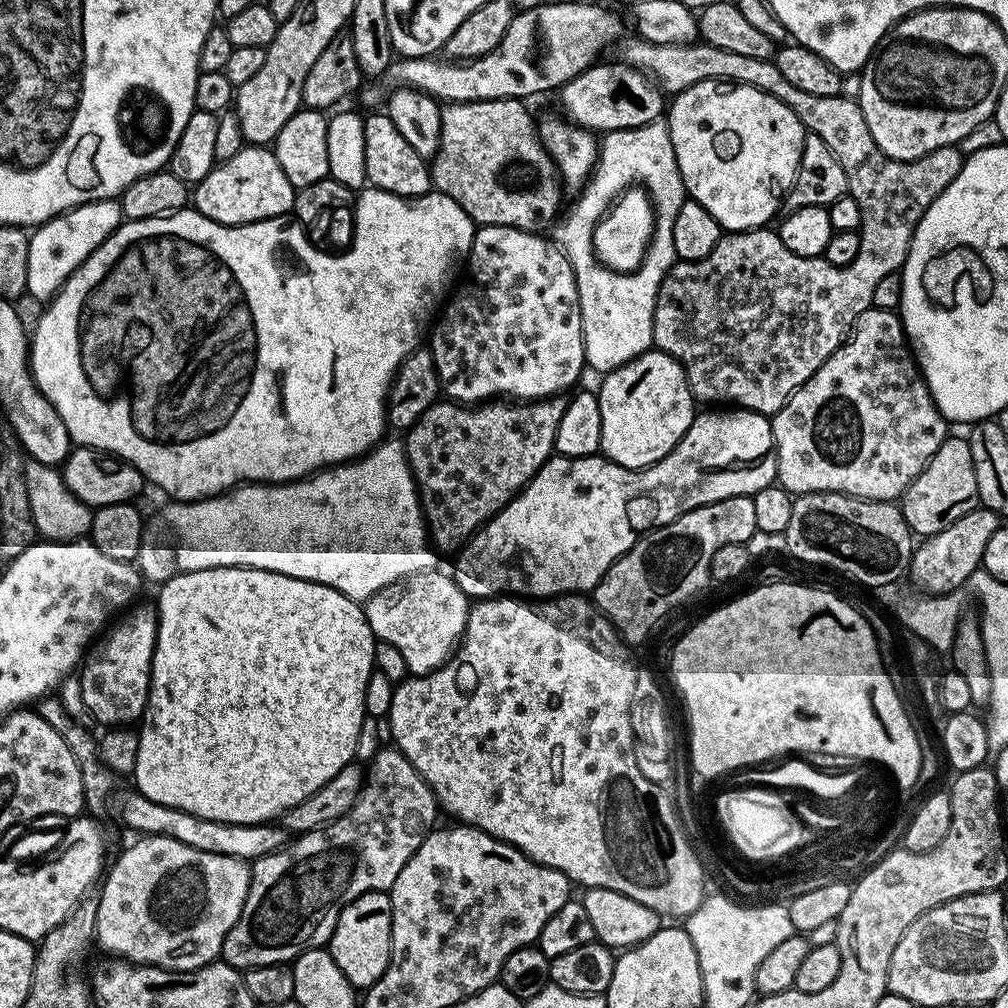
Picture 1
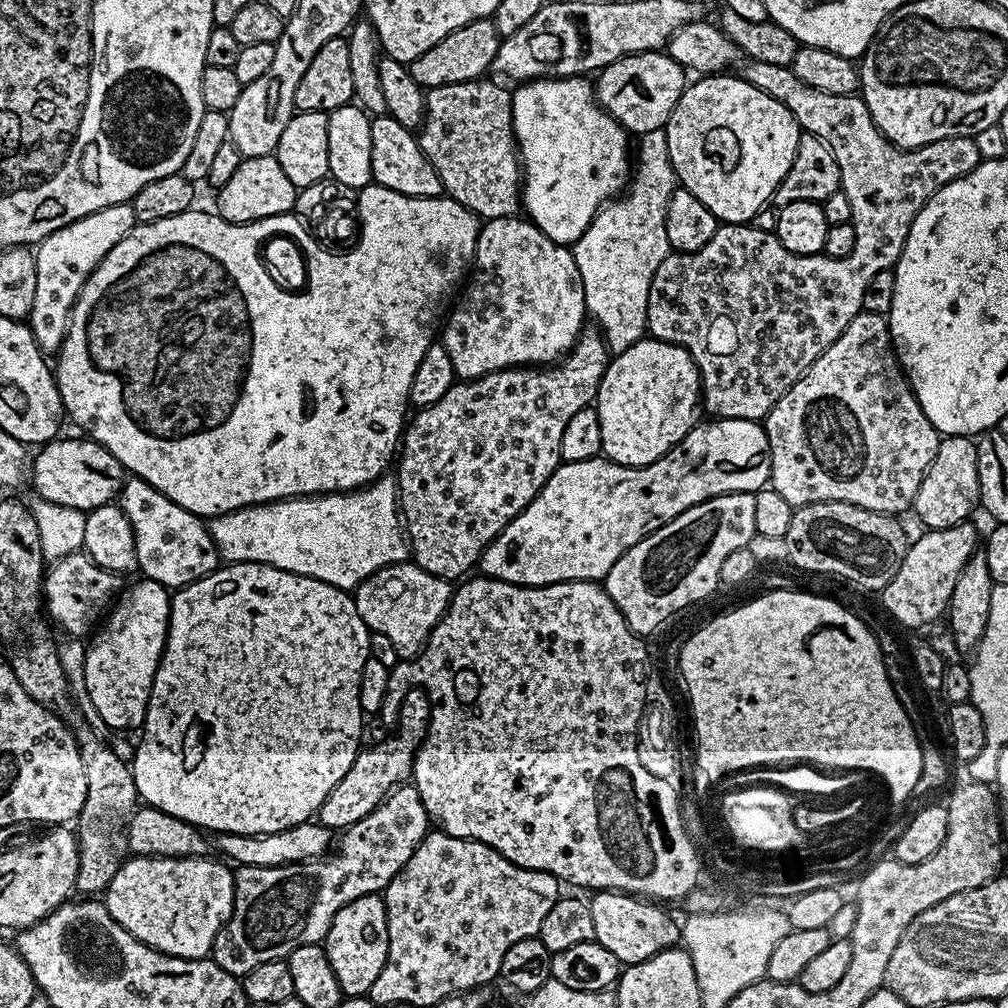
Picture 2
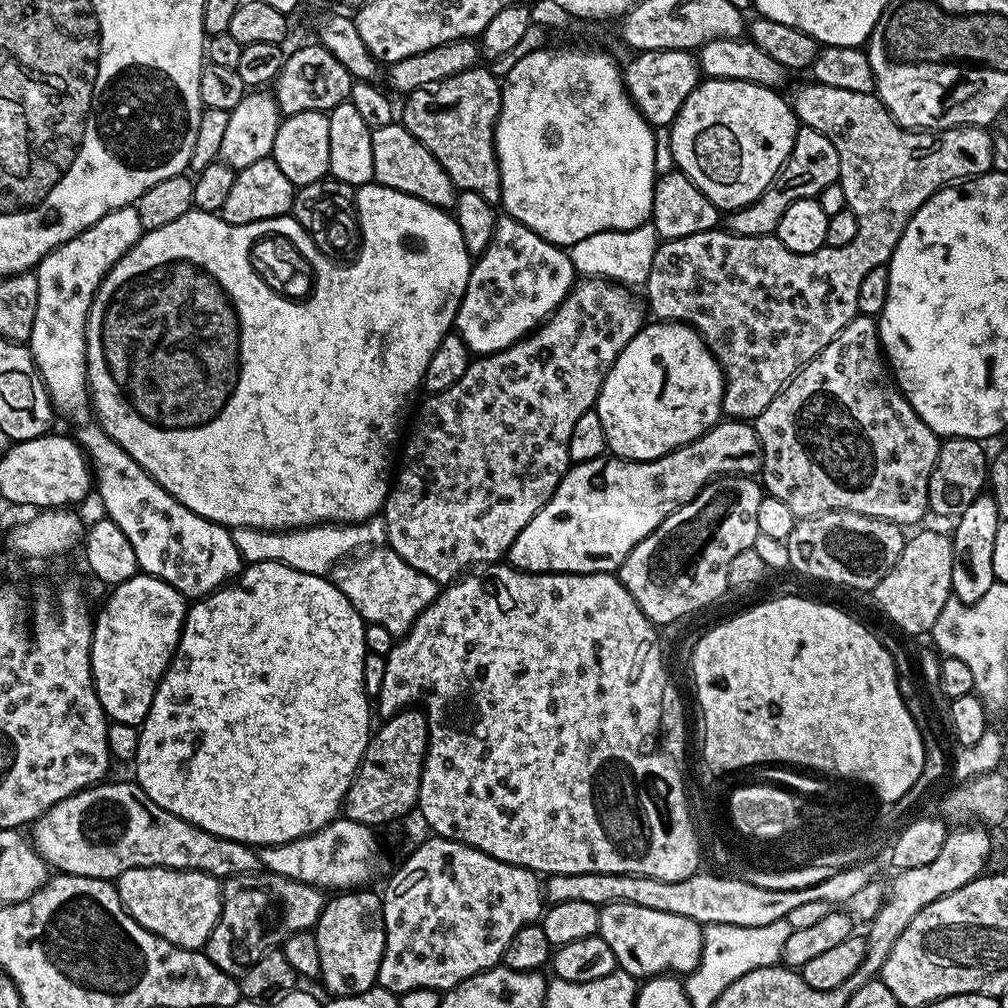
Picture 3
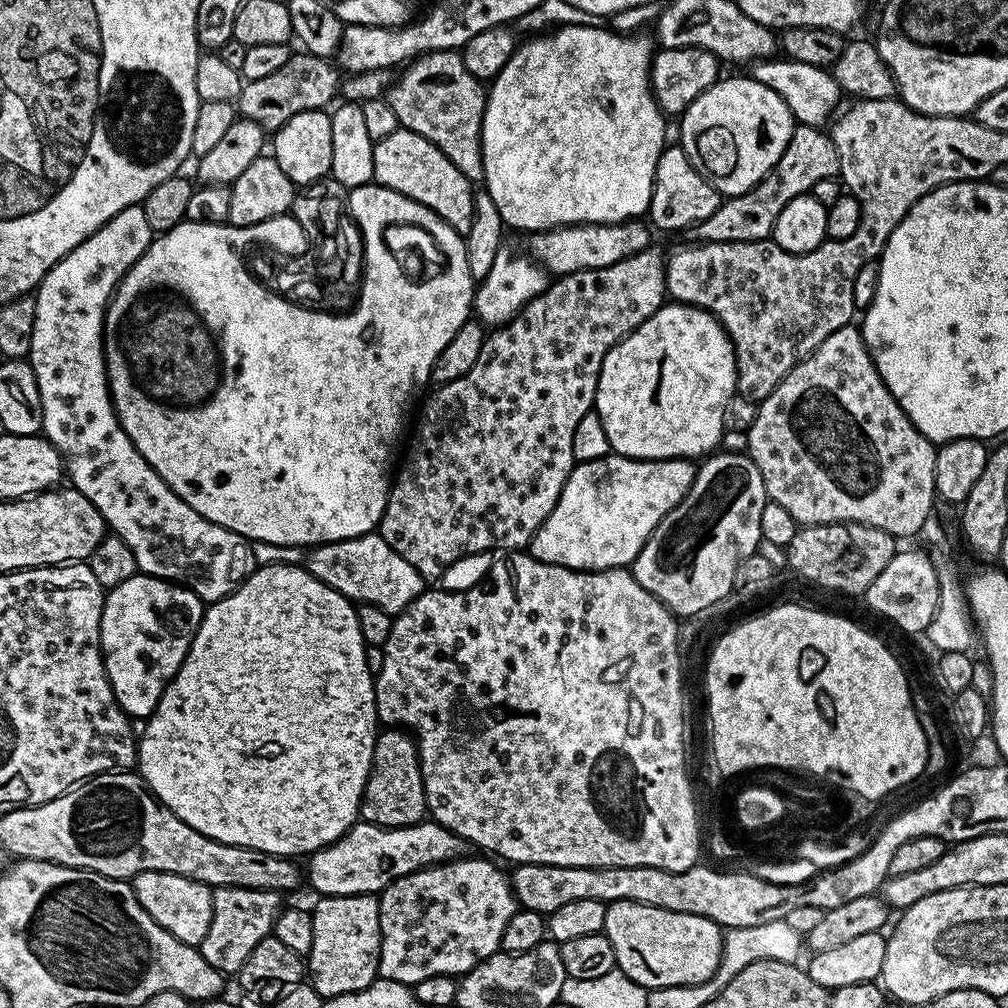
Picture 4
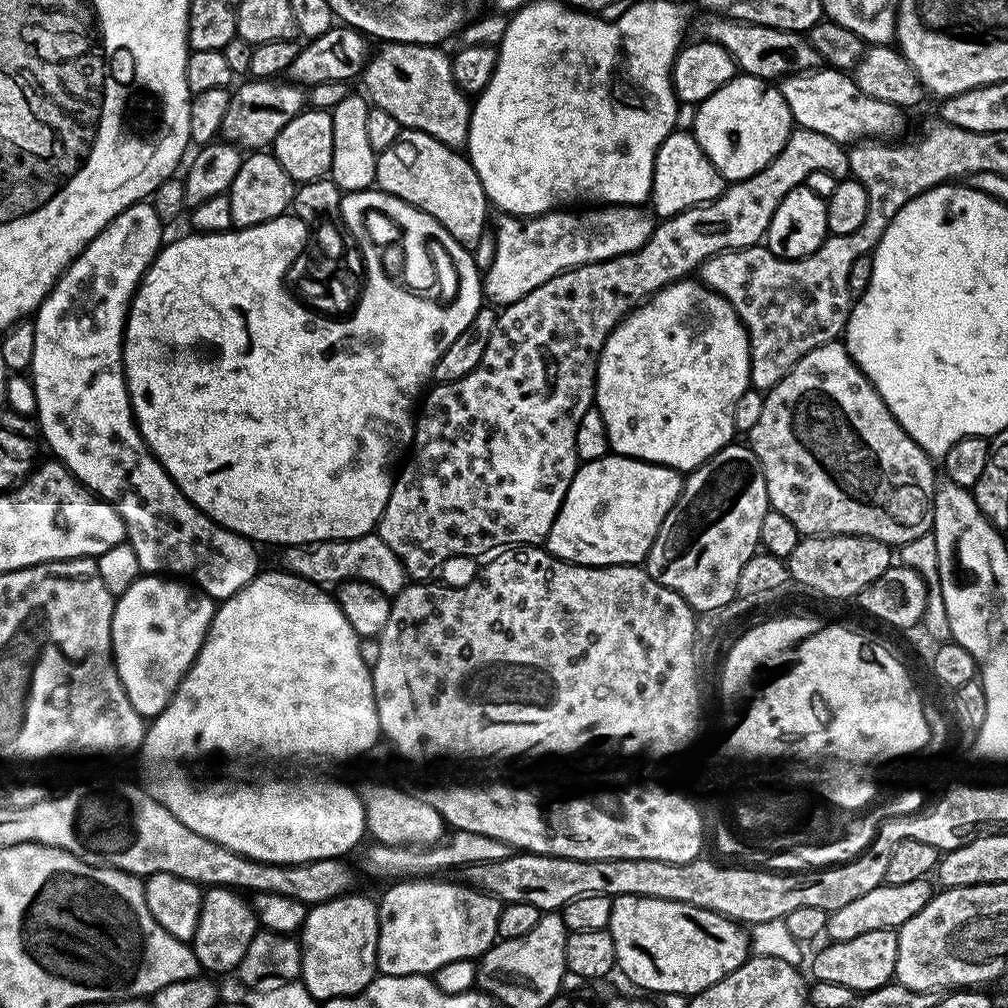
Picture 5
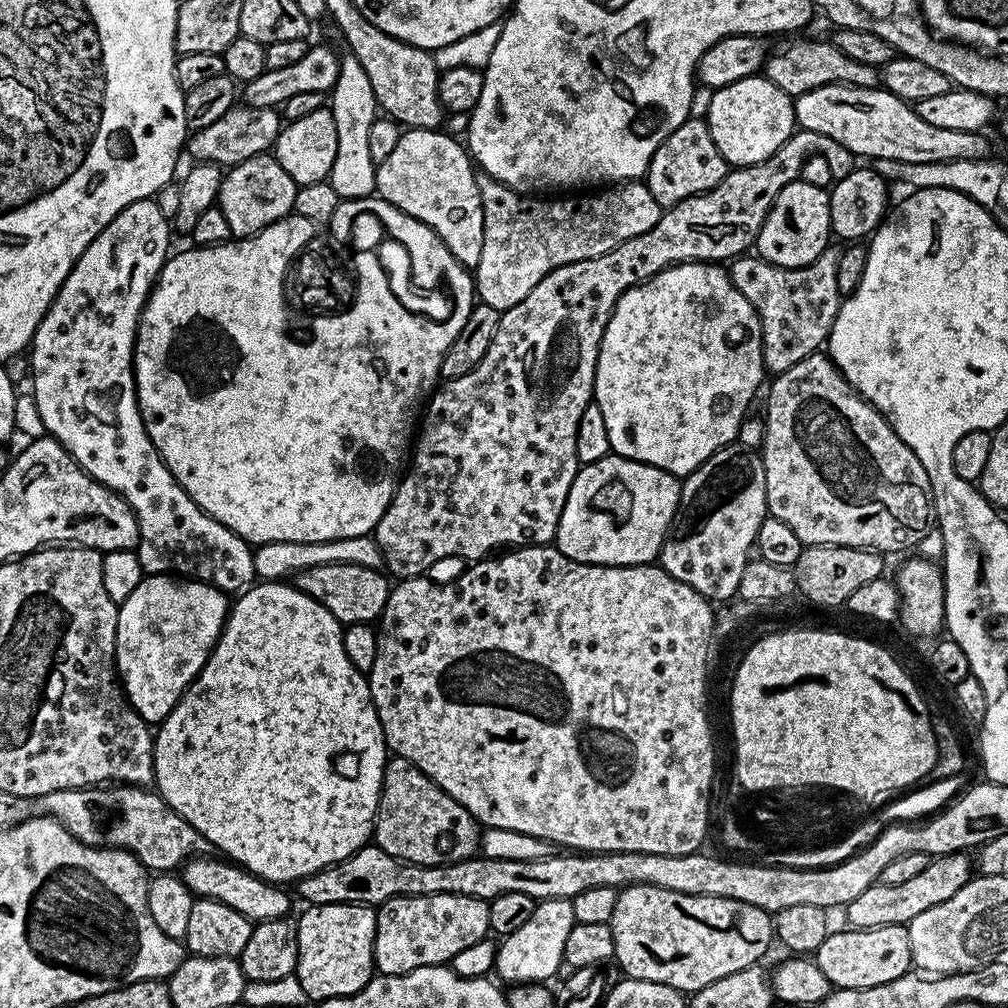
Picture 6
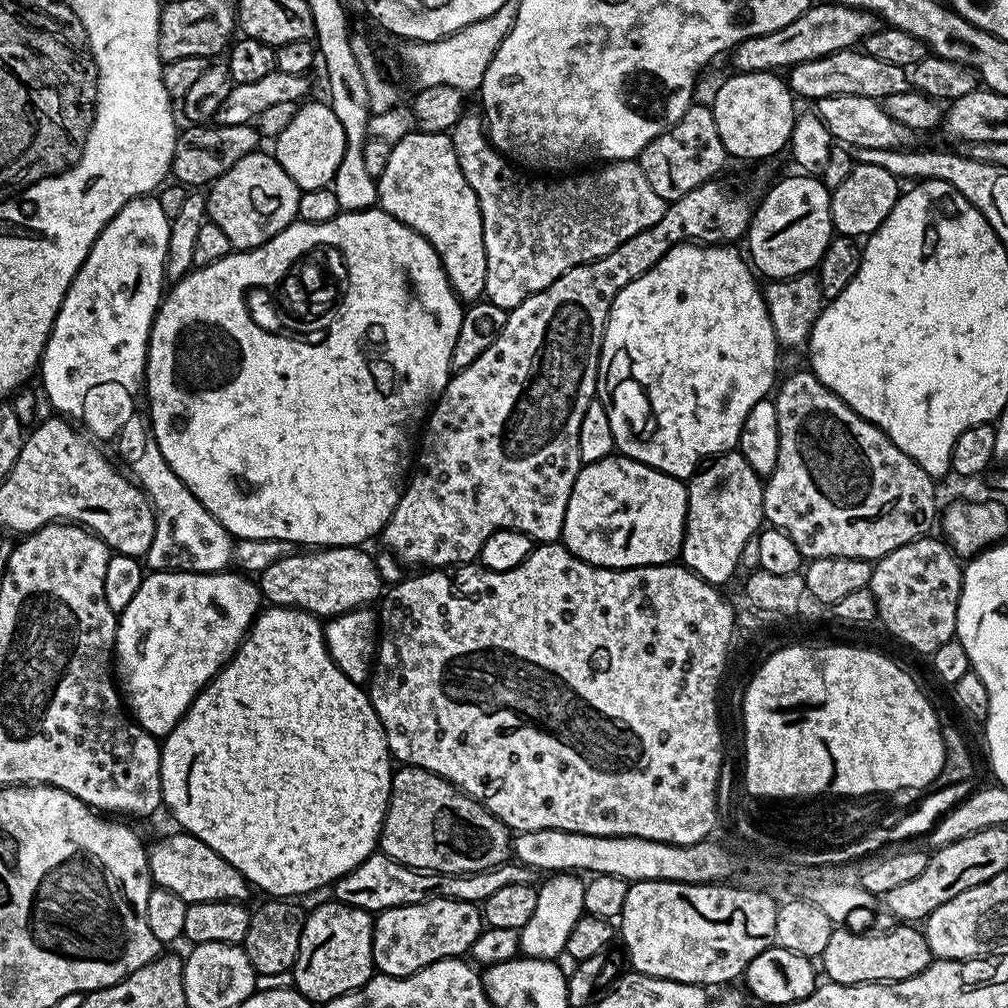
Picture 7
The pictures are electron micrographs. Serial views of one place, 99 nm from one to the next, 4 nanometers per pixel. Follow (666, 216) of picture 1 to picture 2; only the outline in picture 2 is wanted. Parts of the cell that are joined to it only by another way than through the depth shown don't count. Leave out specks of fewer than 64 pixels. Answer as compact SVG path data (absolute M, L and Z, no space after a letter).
M664 128L647 132L639 143L640 157L637 160L635 157L634 171L627 185L626 195L619 202L605 204L596 213L590 226L586 226L582 238L578 238L576 243L571 245L572 257L578 266L578 274L582 278L587 315L597 320L593 321L603 332L604 343L607 344L609 353L612 354L624 352L638 341L645 339L648 326L646 306L650 294L650 282L658 266L662 266L664 259L670 255L666 238L666 206L670 202L670 194L678 186L678 181L670 162L670 150Z

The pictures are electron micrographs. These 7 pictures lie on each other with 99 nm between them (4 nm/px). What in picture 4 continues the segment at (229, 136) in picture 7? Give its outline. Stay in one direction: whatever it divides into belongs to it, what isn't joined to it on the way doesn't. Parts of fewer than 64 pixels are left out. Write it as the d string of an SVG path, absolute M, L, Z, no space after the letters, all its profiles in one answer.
M293 54L282 66L282 70L270 74L266 78L247 81L241 87L238 101L238 112L243 119L252 120L264 128L265 133L274 134L294 114L303 112L318 112L327 109L328 103L338 96L342 79L341 73L335 67L331 68L329 61L322 56Z

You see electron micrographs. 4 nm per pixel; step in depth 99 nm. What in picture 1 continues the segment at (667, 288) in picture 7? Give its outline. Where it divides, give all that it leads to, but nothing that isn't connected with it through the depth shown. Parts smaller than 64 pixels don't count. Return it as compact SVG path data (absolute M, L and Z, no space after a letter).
M644 352L601 380L604 381L598 387L602 410L600 452L624 468L648 468L666 458L698 415L698 404L688 388L684 367L665 352Z

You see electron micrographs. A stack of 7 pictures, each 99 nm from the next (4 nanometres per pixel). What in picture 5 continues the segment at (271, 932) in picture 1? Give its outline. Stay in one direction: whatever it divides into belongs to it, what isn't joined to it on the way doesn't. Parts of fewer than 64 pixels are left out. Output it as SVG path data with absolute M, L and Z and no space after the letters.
M212 886L200 897L198 926L194 930L194 938L190 943L205 973L232 974L242 962L242 954L246 954L246 946L250 946L257 931L256 910L251 903L239 891Z

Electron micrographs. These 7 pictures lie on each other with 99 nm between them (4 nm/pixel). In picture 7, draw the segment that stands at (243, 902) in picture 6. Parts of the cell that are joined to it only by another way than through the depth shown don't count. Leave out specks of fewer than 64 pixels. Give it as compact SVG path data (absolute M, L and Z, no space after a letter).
M176 830L173 836L164 836L156 845L151 845L148 848L148 865L153 885L178 894L178 898L182 898L187 905L211 900L244 902L250 893L248 879L234 870L234 866L230 866L222 854L210 850L206 842L183 830Z

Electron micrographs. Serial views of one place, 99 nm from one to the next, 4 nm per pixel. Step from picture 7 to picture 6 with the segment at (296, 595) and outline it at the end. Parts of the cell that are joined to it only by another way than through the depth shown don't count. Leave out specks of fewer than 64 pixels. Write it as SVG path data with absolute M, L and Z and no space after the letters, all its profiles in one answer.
M334 562L296 573L294 583L297 588L310 594L310 598L322 602L322 606L326 606L326 610L330 610L330 614L338 618L340 625L347 626L379 621L381 614L384 613L390 591L390 583L388 584L387 579L389 580L389 577L379 568Z

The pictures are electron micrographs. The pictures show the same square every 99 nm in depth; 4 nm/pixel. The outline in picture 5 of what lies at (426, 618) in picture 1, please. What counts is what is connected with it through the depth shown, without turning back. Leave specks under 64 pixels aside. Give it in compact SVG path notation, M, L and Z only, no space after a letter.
M378 534L359 536L349 540L319 540L317 544L293 544L285 547L283 552L283 571L294 574L303 580L309 580L311 584L339 586L346 580L361 580L370 582L370 586L378 586L378 590L382 590L389 598L398 595L406 587L406 573L398 554L394 554L394 550L390 550L390 546L386 546L386 542L382 542L382 538Z

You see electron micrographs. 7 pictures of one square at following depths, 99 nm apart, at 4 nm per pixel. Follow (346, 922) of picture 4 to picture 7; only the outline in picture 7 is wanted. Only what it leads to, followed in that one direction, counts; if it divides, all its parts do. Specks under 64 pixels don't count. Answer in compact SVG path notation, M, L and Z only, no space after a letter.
M320 904L307 913L290 980L296 991L323 1006L327 1000L361 988L374 975L372 963L372 926L374 916L348 904Z

